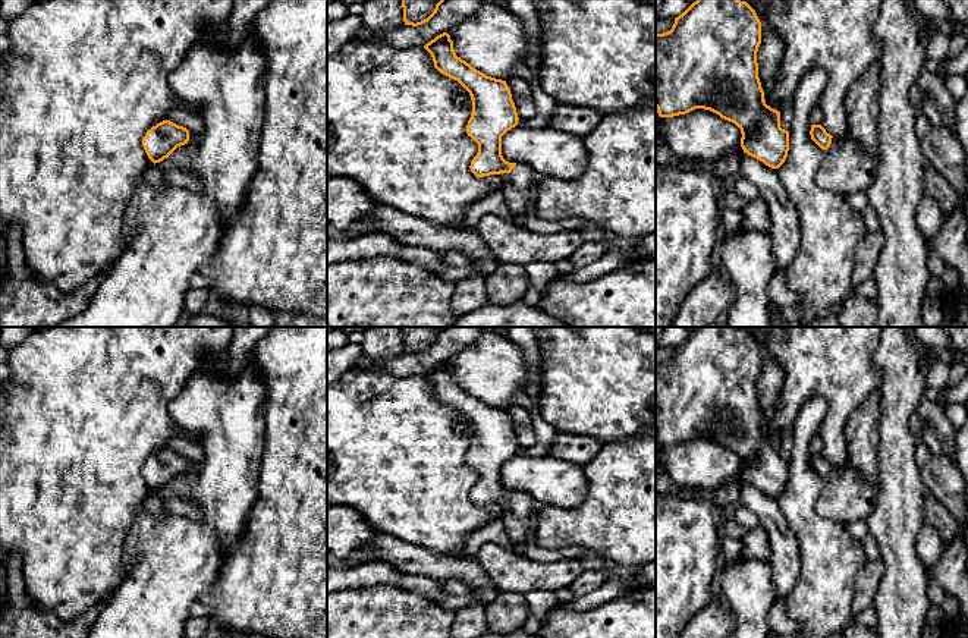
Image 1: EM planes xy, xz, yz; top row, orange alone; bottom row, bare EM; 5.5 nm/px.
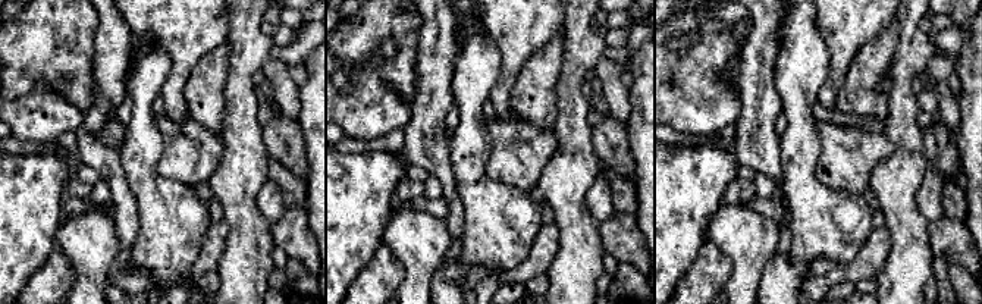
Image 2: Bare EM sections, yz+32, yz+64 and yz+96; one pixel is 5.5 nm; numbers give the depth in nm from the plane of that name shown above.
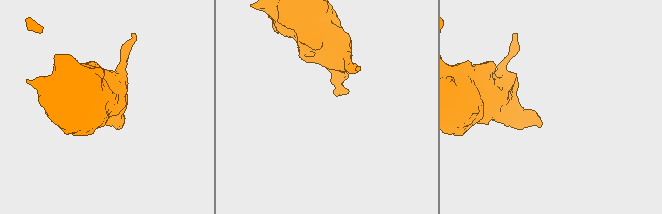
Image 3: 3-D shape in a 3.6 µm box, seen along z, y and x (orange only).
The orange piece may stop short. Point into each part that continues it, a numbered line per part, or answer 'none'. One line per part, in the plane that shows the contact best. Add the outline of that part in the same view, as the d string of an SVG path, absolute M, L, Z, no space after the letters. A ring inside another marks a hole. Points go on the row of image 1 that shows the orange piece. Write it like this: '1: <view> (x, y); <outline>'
1: xz (516, 185); M516 163L510 173L500 173L500 177L500 192L513 211L513 223L524 227L531 185L534 180L541 180L541 176L528 164Z

